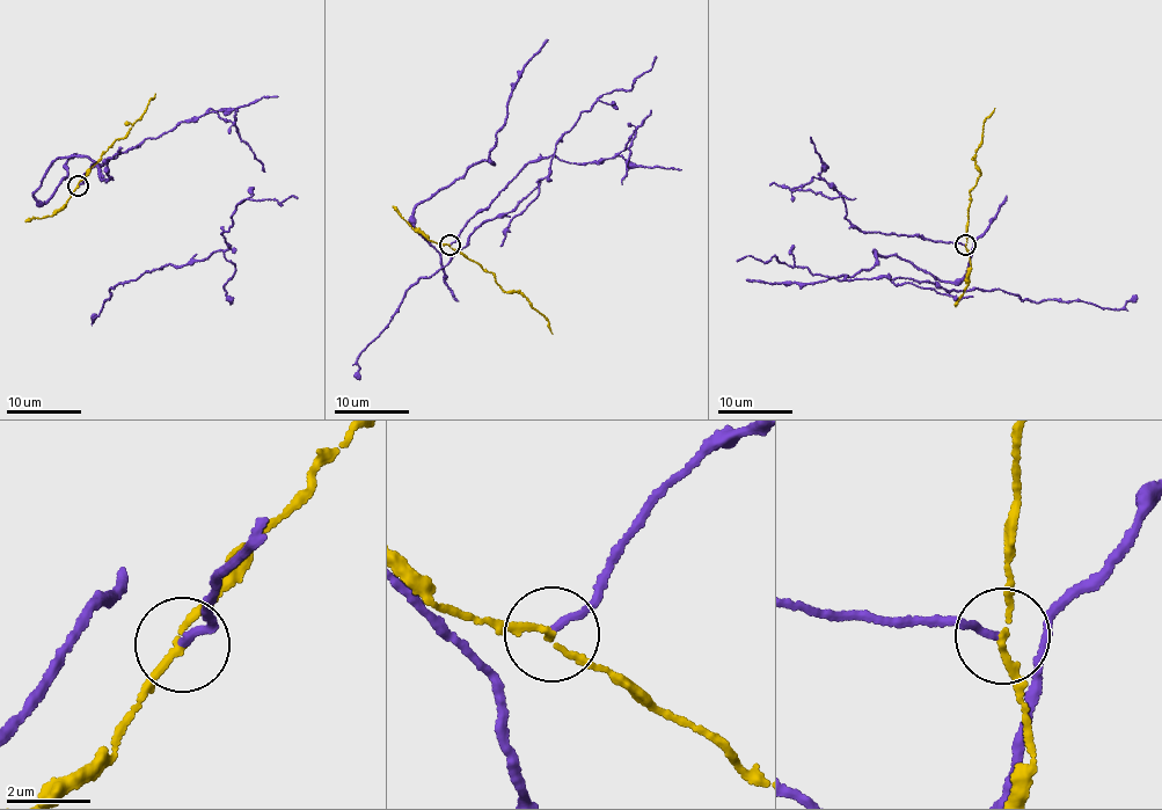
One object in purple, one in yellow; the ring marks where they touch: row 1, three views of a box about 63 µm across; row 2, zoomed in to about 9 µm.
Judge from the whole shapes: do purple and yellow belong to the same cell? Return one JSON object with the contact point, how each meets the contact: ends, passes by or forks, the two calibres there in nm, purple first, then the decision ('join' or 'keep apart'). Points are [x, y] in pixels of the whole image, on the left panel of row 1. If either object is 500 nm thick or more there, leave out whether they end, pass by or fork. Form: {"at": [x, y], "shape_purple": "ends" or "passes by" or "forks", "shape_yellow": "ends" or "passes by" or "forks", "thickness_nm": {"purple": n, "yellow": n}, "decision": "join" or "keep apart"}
{"at": [78, 185], "shape_purple": "ends", "shape_yellow": "passes by", "thickness_nm": {"purple": 170, "yellow": 140}, "decision": "keep apart"}

